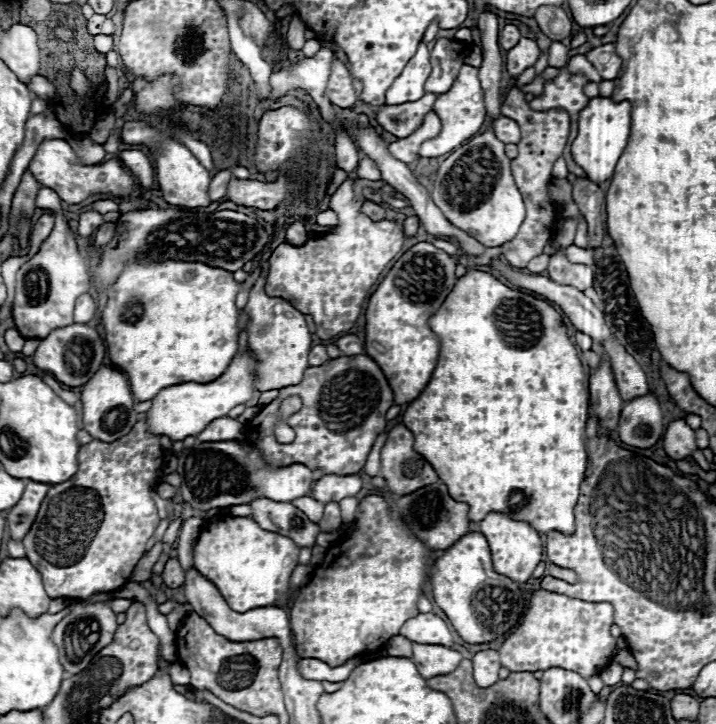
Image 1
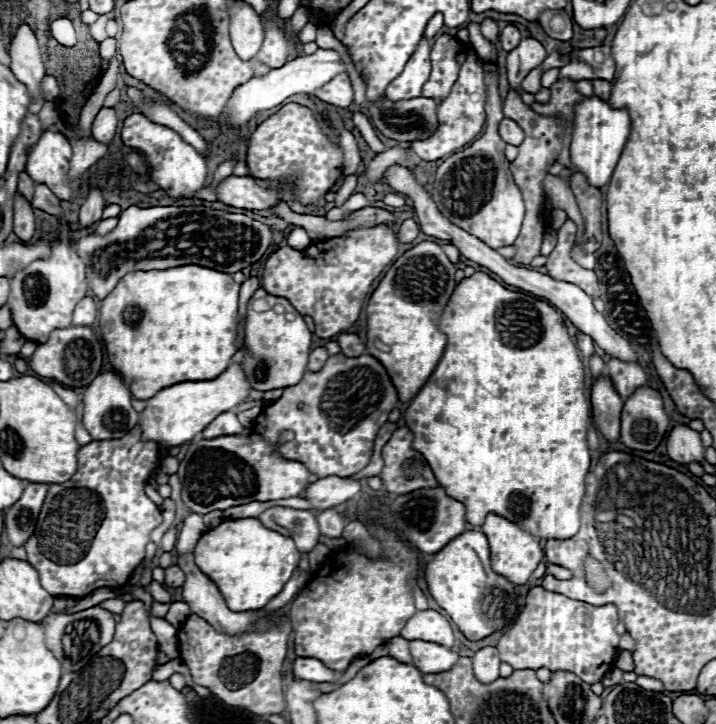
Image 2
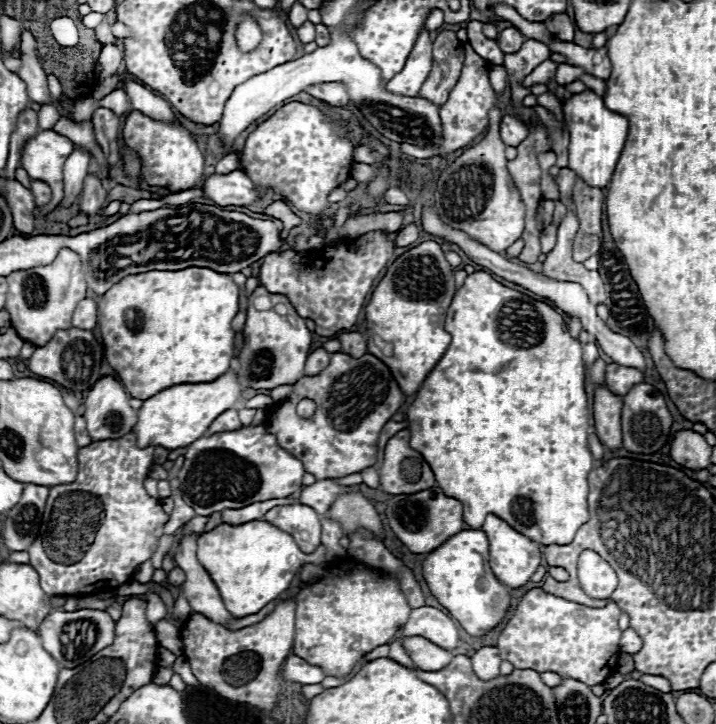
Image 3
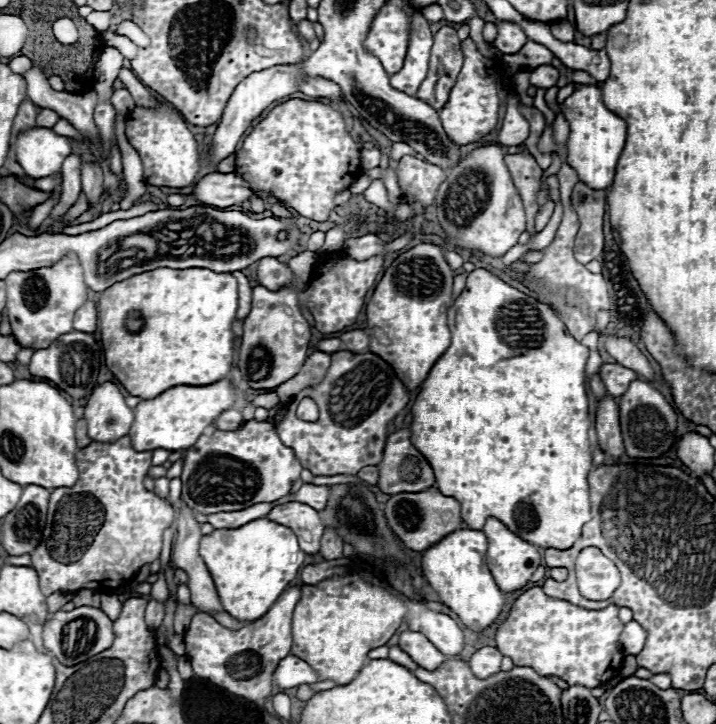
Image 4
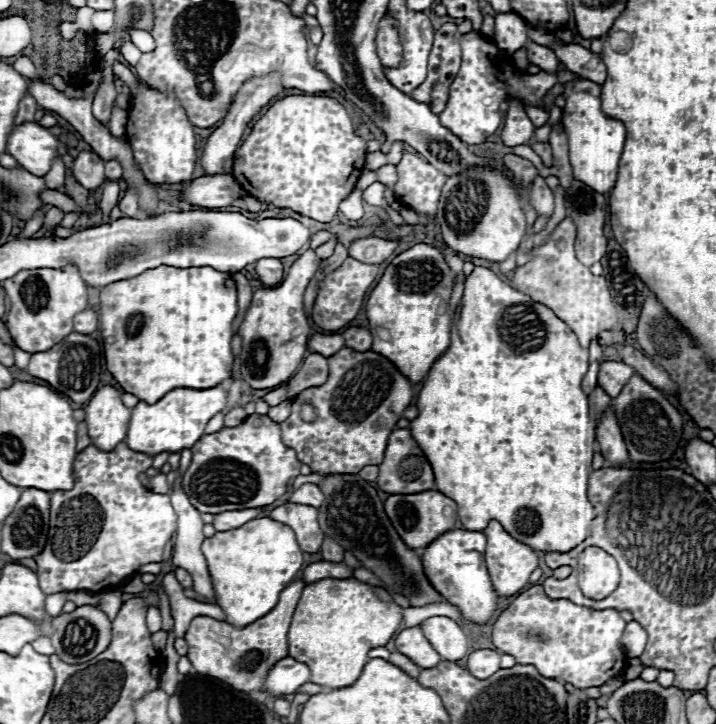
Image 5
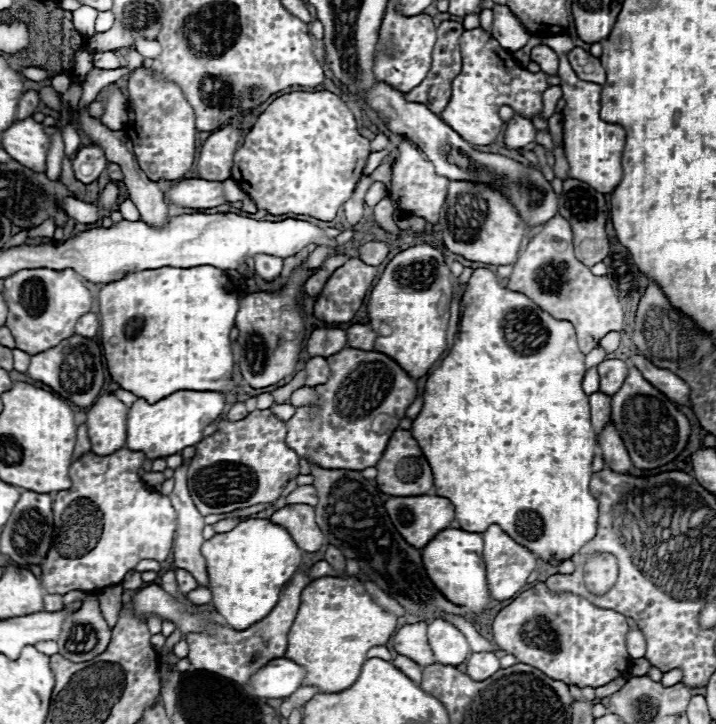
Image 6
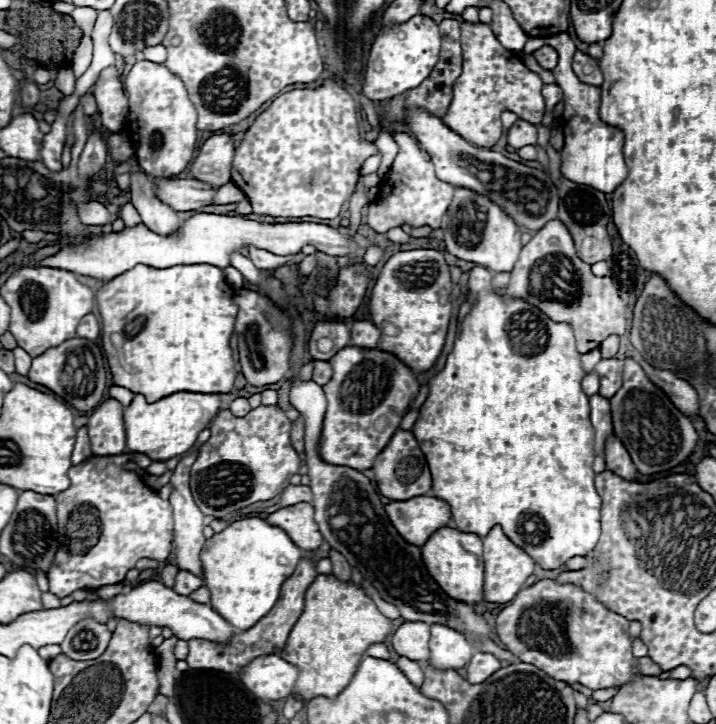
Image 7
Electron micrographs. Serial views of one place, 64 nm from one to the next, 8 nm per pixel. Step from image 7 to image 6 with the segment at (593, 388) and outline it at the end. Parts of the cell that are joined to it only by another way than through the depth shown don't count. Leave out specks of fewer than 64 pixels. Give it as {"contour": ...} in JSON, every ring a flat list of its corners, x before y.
{"contour":[[592,366,586,376,584,376,584,382,582,382,582,388,586,394,594,394,598,390,598,372,596,372,596,366]]}

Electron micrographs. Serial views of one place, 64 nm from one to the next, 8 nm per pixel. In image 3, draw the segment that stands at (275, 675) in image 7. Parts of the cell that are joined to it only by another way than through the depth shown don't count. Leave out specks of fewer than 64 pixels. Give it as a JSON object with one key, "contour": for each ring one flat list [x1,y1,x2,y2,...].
{"contour":[[288,656,282,666,282,678,298,684,320,684,326,678,326,674,322,672,320,666,308,664,298,656]]}

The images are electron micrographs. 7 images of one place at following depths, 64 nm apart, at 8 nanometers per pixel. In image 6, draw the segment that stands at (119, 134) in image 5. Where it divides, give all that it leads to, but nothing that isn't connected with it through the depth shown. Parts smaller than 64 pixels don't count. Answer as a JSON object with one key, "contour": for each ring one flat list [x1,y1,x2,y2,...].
{"contour":[[116,84,108,86,108,92,106,92,106,112,104,112,104,116,100,120,102,120,104,126,108,126,114,132,122,130,124,122,128,122,128,100,116,88]]}

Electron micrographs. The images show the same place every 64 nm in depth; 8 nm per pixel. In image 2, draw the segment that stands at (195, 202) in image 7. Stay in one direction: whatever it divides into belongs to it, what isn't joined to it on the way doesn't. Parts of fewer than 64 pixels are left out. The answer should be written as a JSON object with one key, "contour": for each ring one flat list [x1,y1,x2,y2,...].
{"contour":[[230,176,222,180,216,188,216,194,220,202,248,210,270,210,280,202,278,190,262,188,254,178,246,176]]}

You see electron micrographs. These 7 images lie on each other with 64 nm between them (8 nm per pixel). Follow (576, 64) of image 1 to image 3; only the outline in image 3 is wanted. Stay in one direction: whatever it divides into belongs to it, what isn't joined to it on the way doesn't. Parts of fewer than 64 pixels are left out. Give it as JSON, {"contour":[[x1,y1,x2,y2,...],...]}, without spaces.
{"contour":[[560,64,556,70,556,82,558,84,570,84,574,80,578,80,580,76,588,74,584,68,580,66,570,66,570,64]]}

